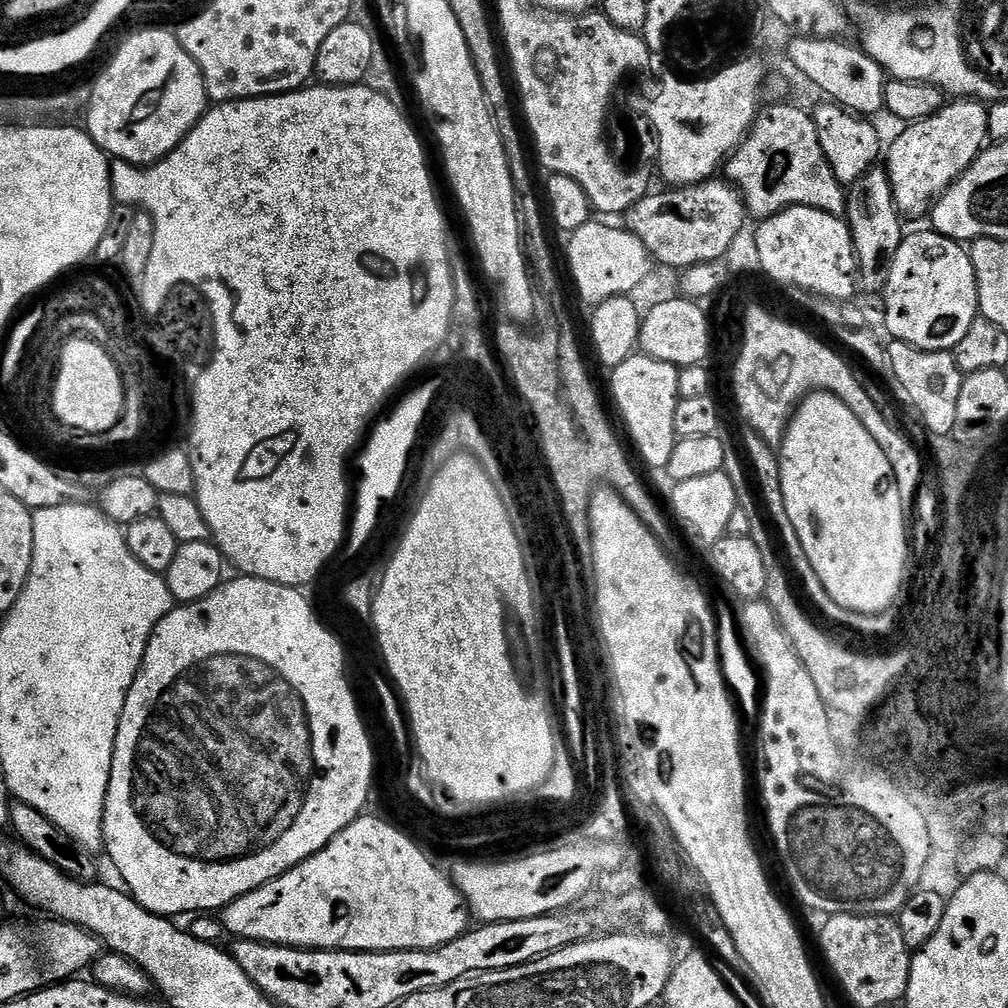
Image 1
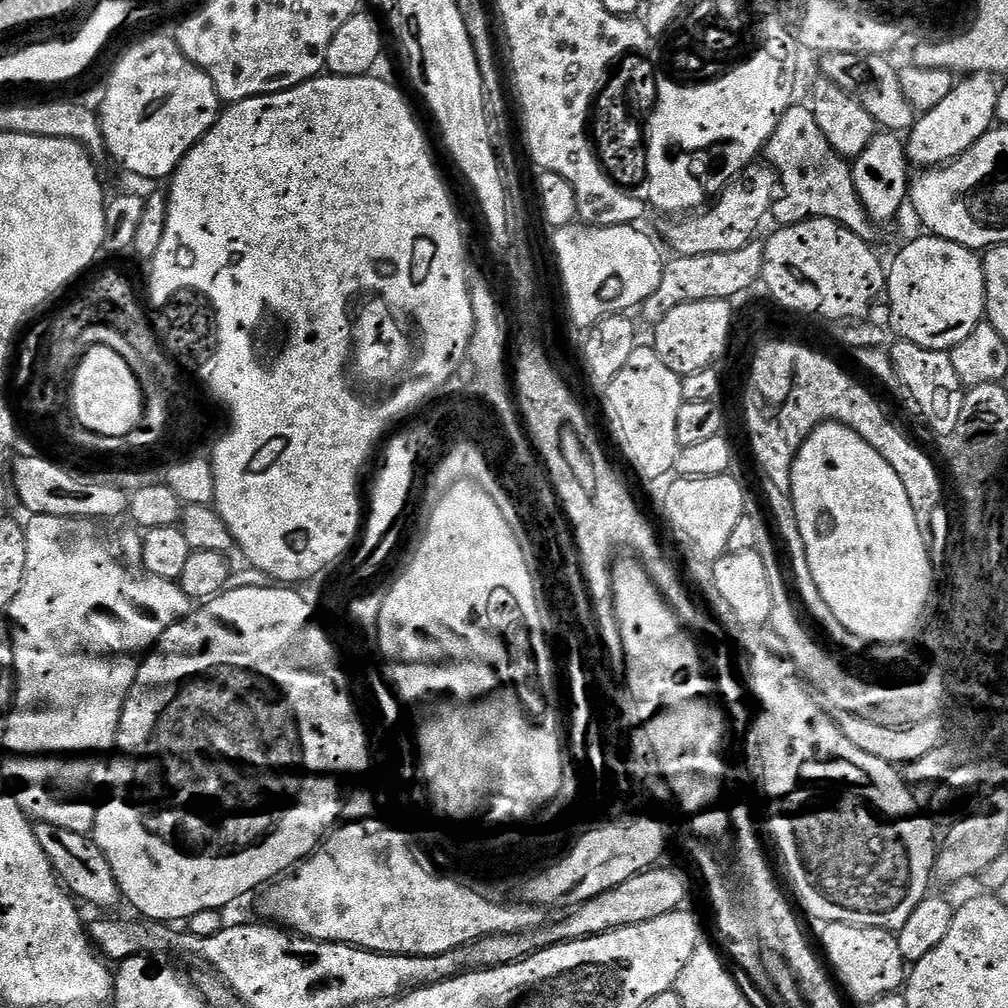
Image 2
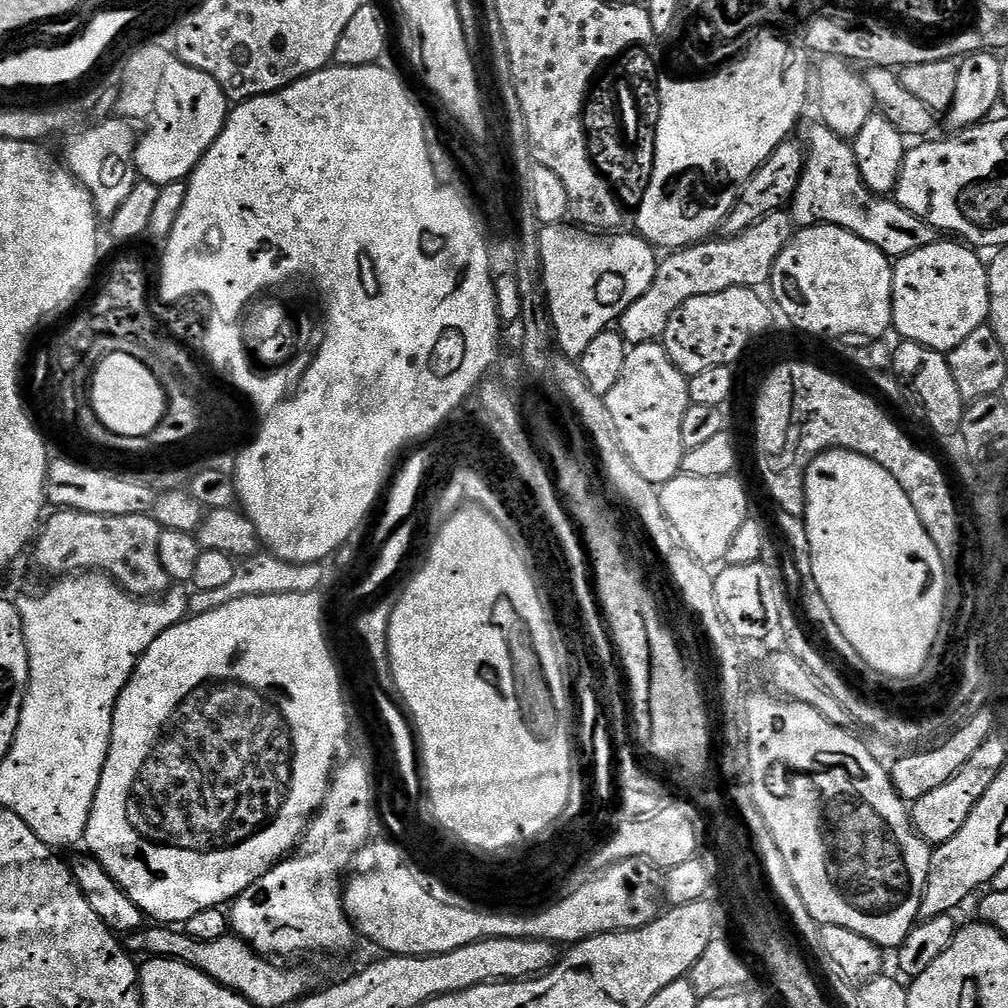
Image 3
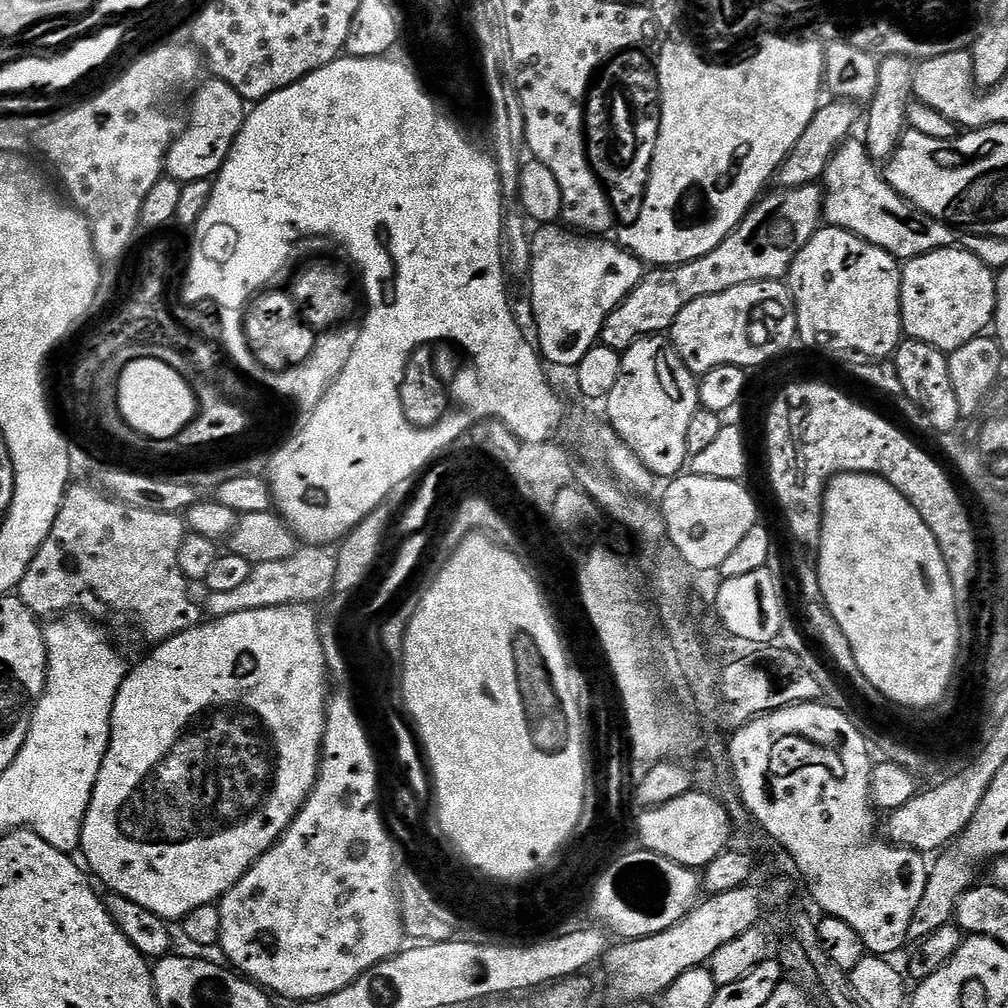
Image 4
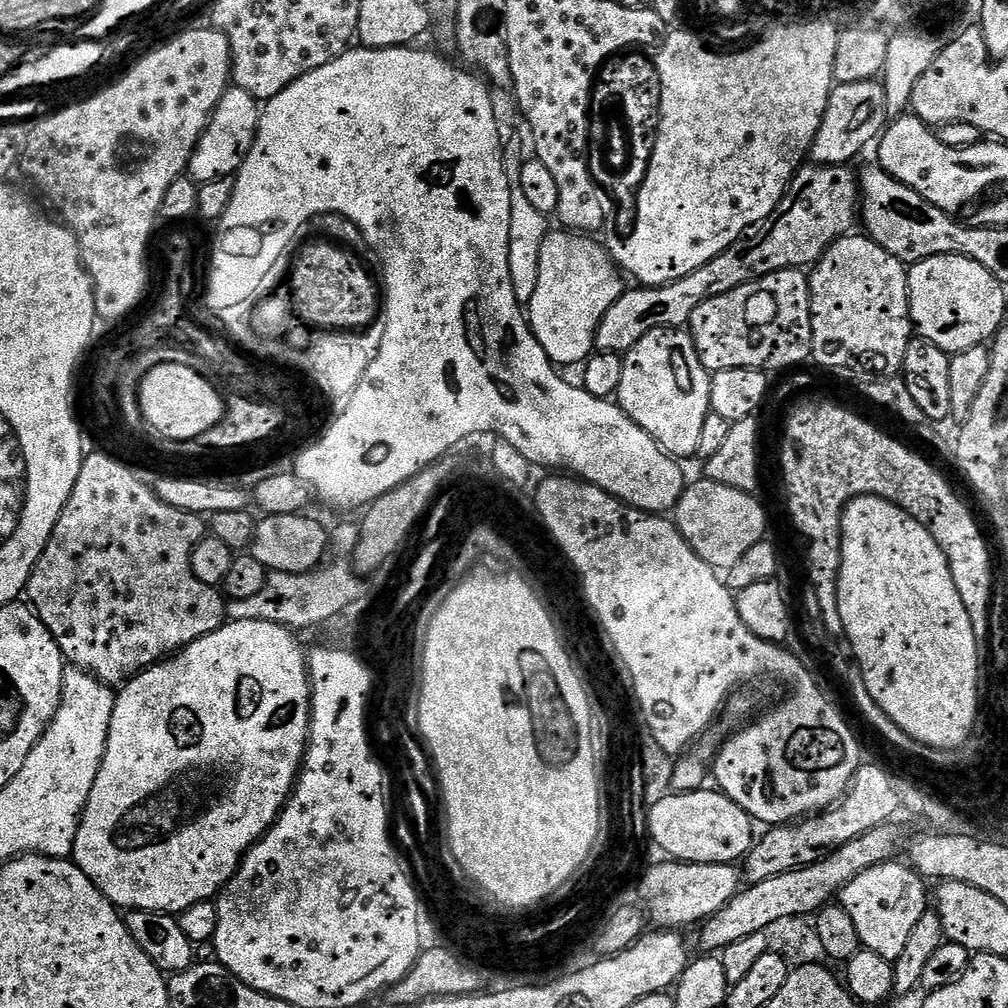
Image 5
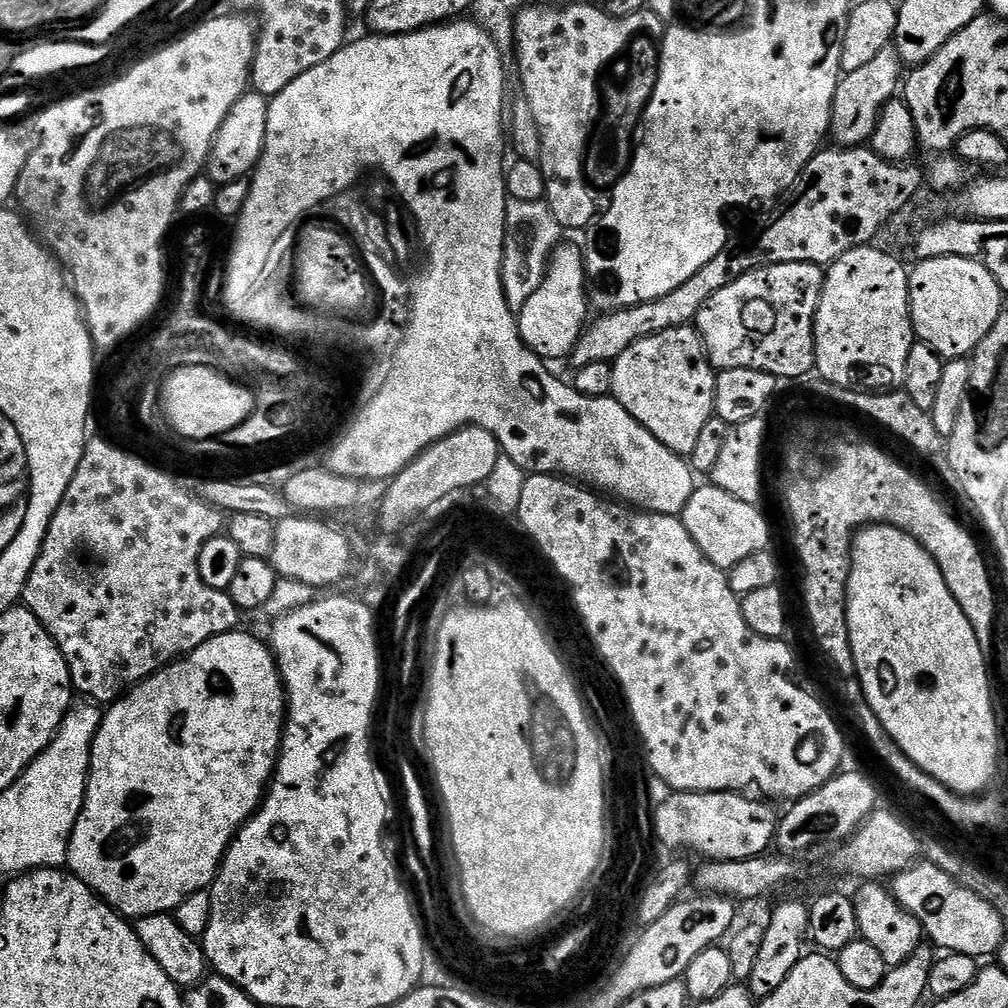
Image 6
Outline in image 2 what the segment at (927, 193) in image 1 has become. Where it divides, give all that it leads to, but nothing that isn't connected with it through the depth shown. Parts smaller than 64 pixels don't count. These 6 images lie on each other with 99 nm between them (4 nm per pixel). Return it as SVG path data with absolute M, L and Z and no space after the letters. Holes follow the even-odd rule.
M972 74L961 79L934 106L934 110L923 113L912 125L906 136L906 153L909 165L917 169L927 170L937 166L943 166L950 160L956 159L978 138L991 132L997 123L996 107L998 106L998 84L995 84L993 77L988 74Z

